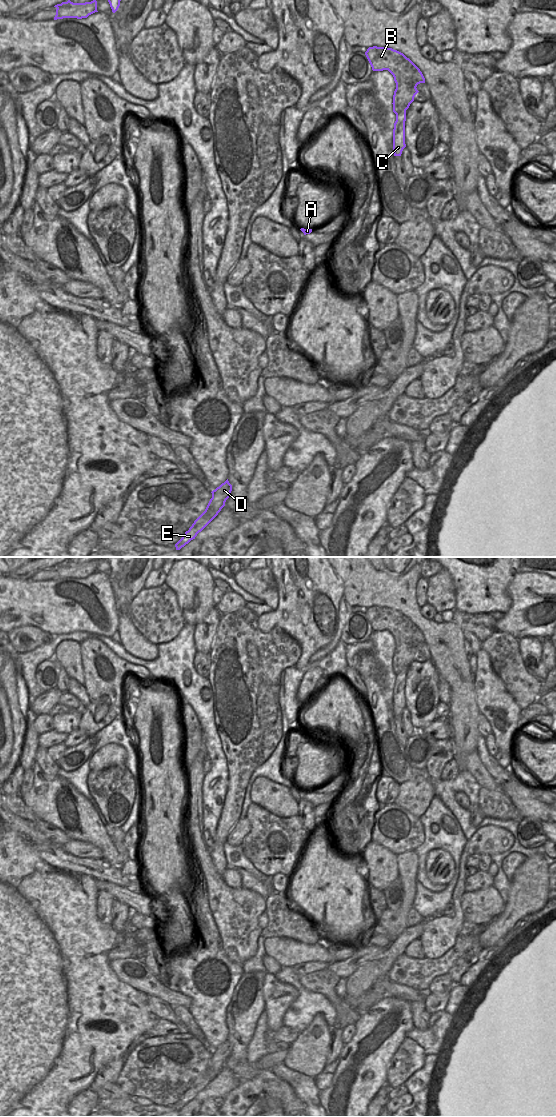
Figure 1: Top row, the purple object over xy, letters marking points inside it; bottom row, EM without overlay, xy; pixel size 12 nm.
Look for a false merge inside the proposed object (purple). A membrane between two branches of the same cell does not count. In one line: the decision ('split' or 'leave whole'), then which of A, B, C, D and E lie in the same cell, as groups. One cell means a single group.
split; groups A C D E / B

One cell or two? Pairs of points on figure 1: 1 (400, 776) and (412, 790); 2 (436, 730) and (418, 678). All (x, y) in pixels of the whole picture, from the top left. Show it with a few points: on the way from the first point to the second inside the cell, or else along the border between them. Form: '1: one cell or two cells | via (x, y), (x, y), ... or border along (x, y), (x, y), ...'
1: two cells | border along (427, 778), (411, 778), (400, 784)
2: two cells | border along (437, 718), (421, 730)

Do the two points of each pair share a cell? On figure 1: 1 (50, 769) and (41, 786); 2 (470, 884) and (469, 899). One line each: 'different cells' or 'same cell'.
1: different cells
2: different cells

